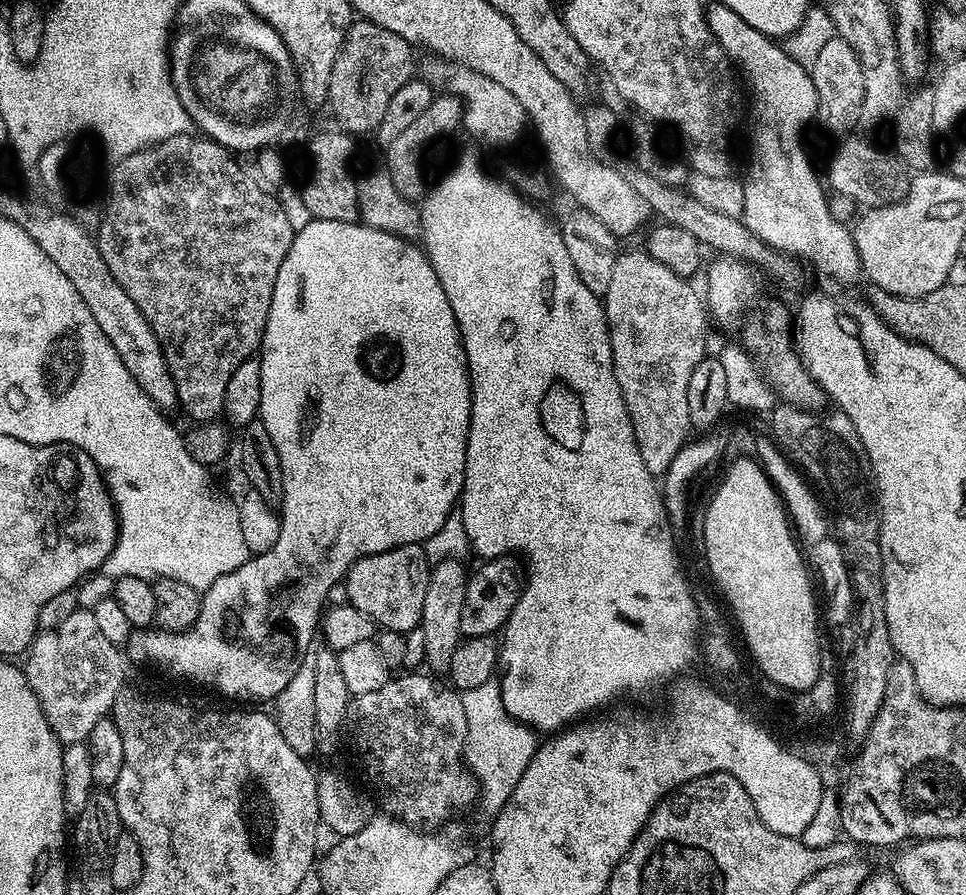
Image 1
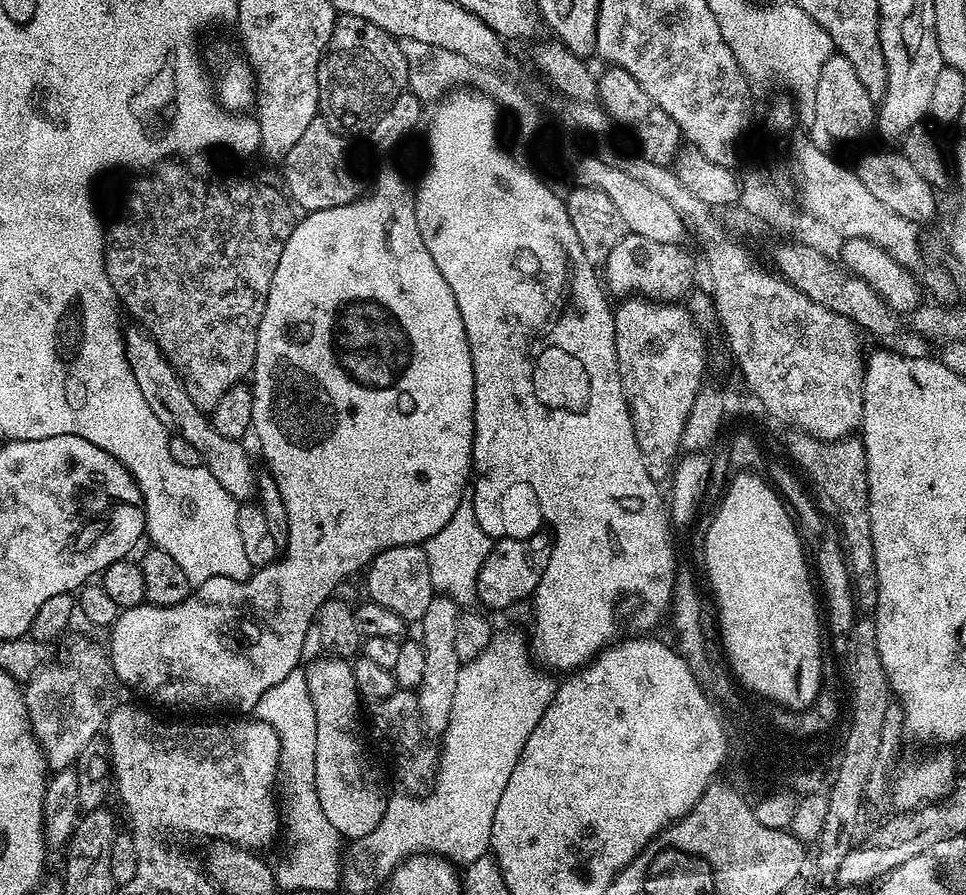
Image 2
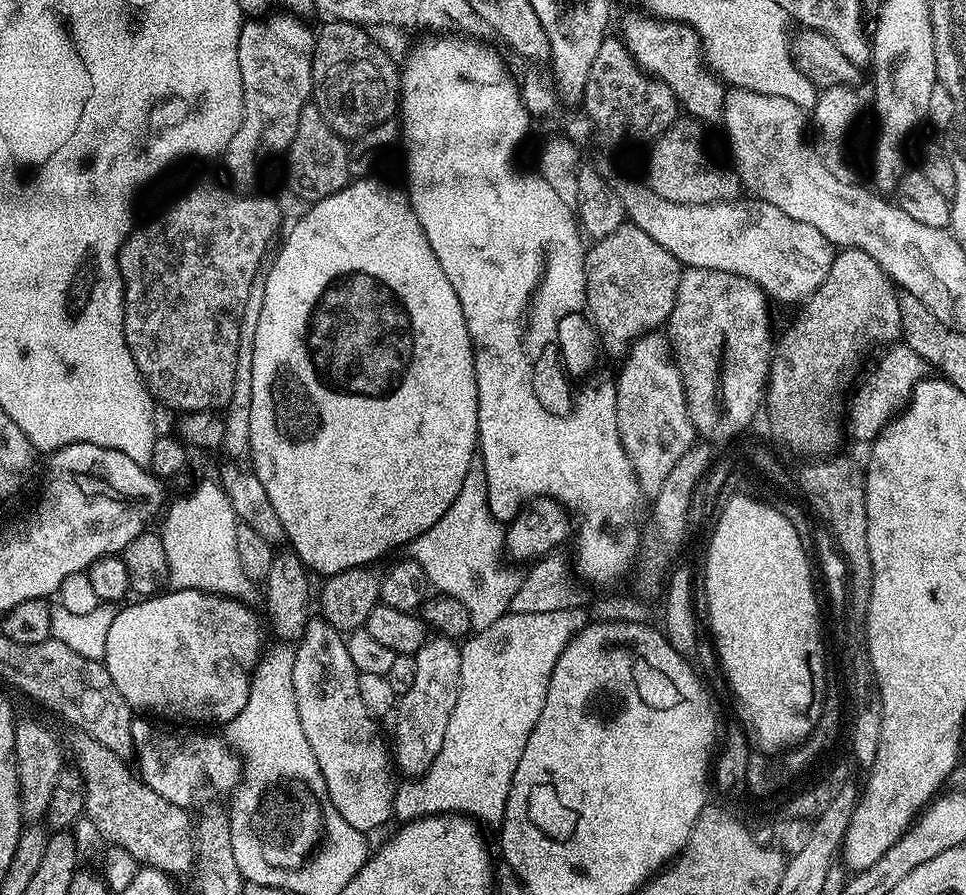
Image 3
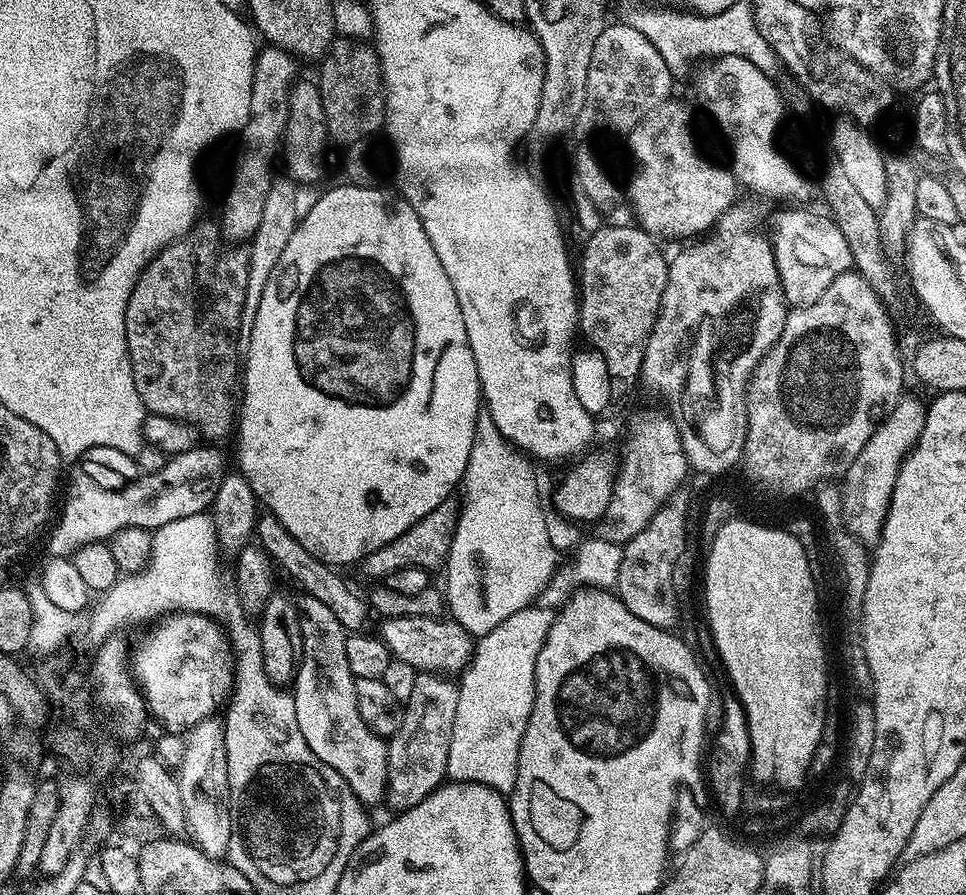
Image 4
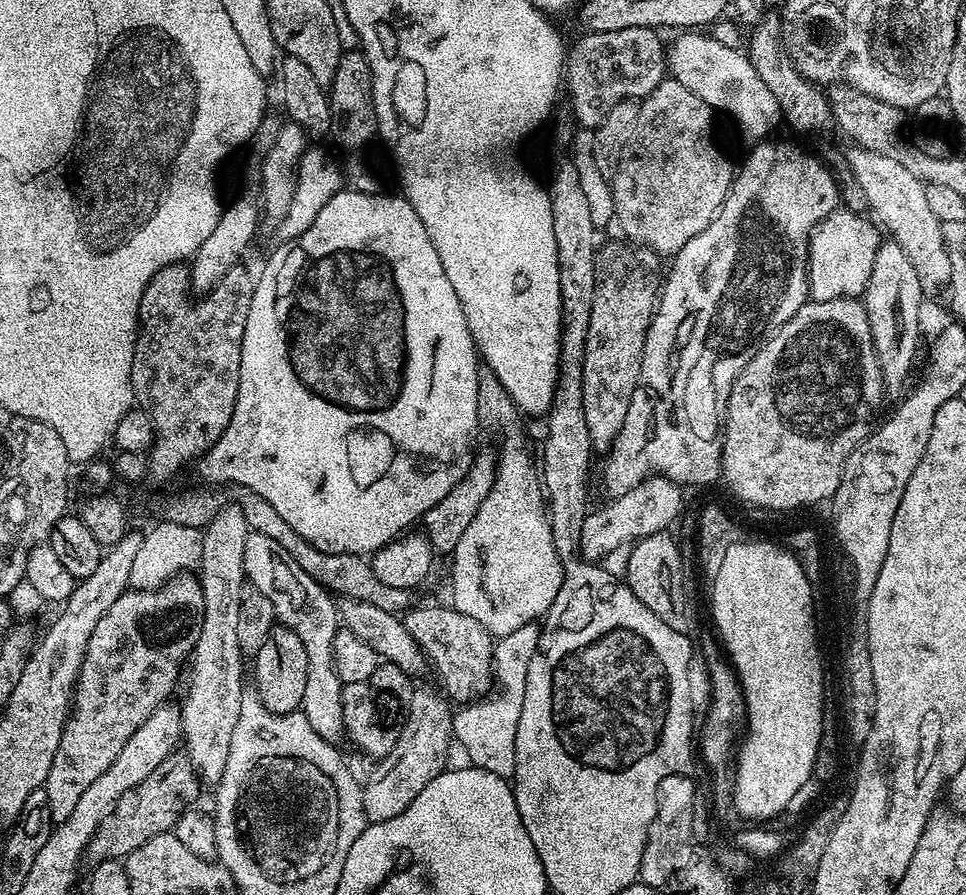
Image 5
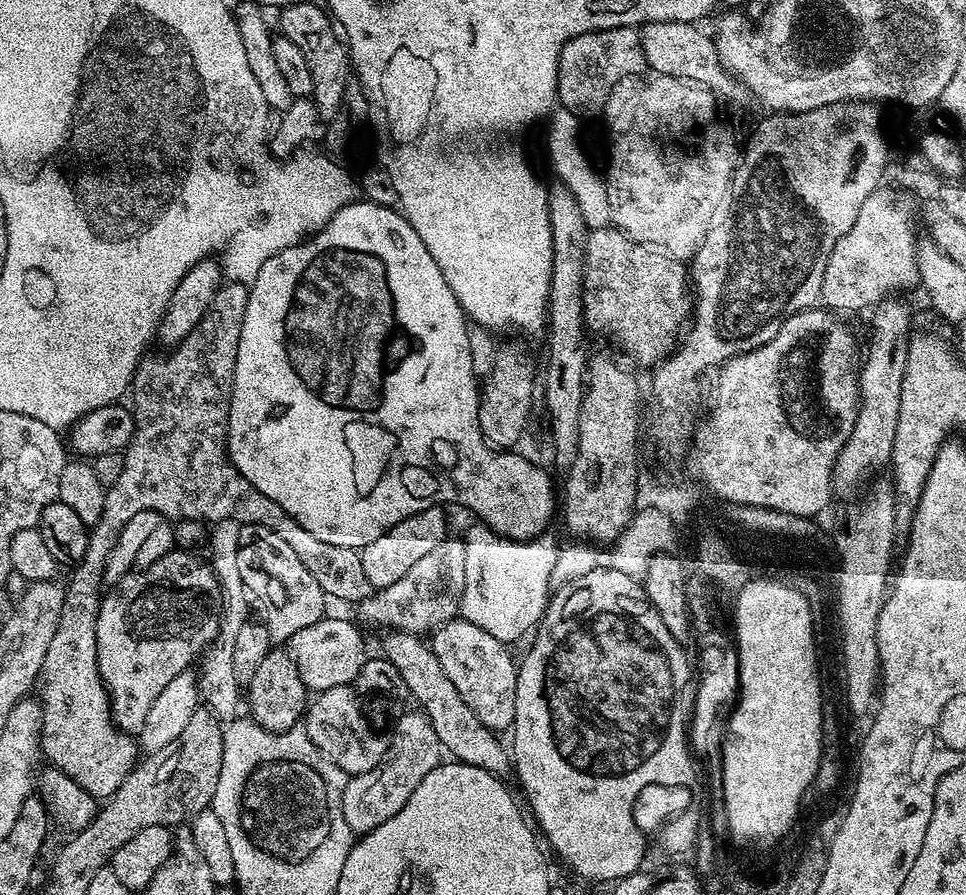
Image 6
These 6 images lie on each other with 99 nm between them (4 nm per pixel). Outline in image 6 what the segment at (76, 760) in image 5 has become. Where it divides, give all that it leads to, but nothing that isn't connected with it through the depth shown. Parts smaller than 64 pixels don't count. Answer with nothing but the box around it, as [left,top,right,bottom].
[96,550,222,734]

